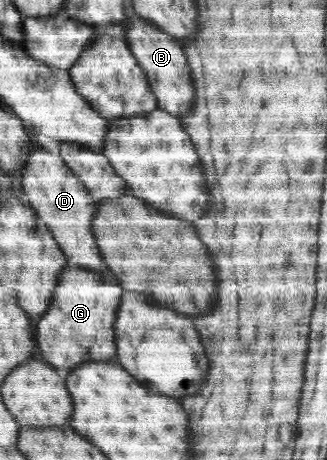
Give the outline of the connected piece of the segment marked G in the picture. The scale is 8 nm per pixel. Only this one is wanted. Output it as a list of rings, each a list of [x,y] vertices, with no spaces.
[[[68,264],[59,273],[55,288],[50,307],[36,325],[42,359],[52,367],[62,369],[74,369],[84,361],[118,363],[113,325],[124,293],[123,287],[114,278],[105,279],[97,271]]]

